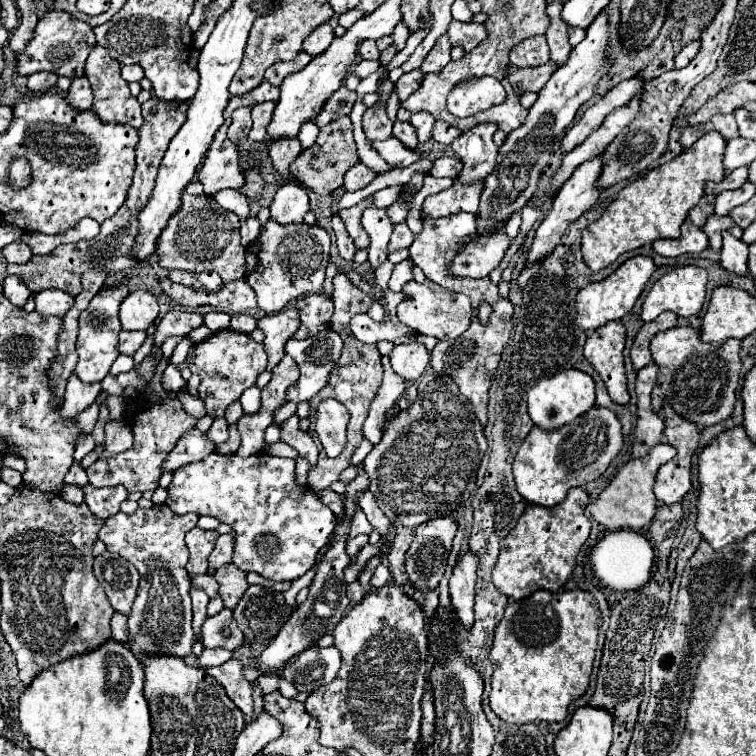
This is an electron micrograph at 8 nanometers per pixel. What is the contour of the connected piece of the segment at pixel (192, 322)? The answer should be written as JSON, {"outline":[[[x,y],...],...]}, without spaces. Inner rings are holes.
{"outline":[[[172,310],[158,322],[158,330],[154,334],[154,344],[162,344],[168,336],[188,336],[188,332],[198,328],[200,324],[202,324],[200,314]]]}

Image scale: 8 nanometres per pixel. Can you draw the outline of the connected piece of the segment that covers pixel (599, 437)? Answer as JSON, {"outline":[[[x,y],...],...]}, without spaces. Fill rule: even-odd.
{"outline":[[[594,406],[586,416],[554,430],[546,432],[538,426],[530,430],[530,436],[522,442],[514,458],[516,488],[530,504],[552,508],[562,502],[570,488],[586,486],[604,474],[610,462],[622,448],[622,426],[614,412]]]}

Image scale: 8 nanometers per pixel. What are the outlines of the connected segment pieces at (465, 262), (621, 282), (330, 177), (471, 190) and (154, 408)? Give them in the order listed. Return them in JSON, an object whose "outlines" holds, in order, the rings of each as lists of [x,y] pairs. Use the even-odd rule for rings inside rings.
{"outlines":[[[[494,234],[492,238],[480,238],[470,242],[452,264],[454,276],[470,276],[470,278],[484,278],[488,276],[504,258],[508,248],[506,234]]],[[[634,256],[630,260],[626,260],[614,274],[610,274],[608,278],[604,278],[602,282],[594,282],[588,284],[586,288],[582,288],[576,296],[576,324],[586,332],[594,332],[598,326],[610,322],[610,320],[620,320],[624,314],[628,314],[634,306],[634,302],[638,300],[638,296],[642,294],[644,286],[648,284],[652,272],[656,270],[652,258],[648,256]]],[[[342,116],[340,120],[334,120],[334,124],[320,128],[316,144],[298,156],[298,160],[294,160],[290,170],[292,170],[292,176],[302,180],[302,184],[308,190],[314,190],[320,196],[326,196],[344,184],[344,174],[358,162],[360,158],[356,152],[356,142],[352,138],[352,122],[350,118]]],[[[454,182],[447,190],[442,190],[438,194],[432,194],[424,200],[422,204],[422,214],[440,218],[448,214],[468,212],[476,215],[480,202],[480,192],[482,192],[482,182]],[[472,204],[472,206],[468,206]]],[[[174,392],[174,396],[170,396],[162,402],[156,402],[156,404],[152,404],[144,396],[140,396],[140,398],[136,396],[126,404],[124,420],[130,422],[130,428],[132,428],[132,434],[134,434],[134,446],[130,450],[122,452],[122,454],[106,456],[106,458],[100,458],[98,462],[94,462],[86,470],[92,486],[106,488],[106,486],[122,484],[128,492],[146,492],[146,490],[156,490],[158,488],[158,480],[162,476],[162,464],[164,464],[166,456],[176,446],[180,436],[196,426],[196,418],[190,416],[182,408],[176,394],[178,392]]]]}

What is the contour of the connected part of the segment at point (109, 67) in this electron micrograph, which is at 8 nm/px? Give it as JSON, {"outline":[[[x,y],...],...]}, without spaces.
{"outline":[[[100,45],[92,48],[92,52],[90,52],[88,60],[86,60],[84,76],[92,84],[92,90],[94,90],[94,106],[92,108],[100,116],[100,120],[104,120],[108,124],[128,124],[132,128],[140,128],[142,126],[140,102],[130,94],[128,82],[122,80],[122,76],[120,76],[120,64],[114,58],[110,58],[106,48]]]}

